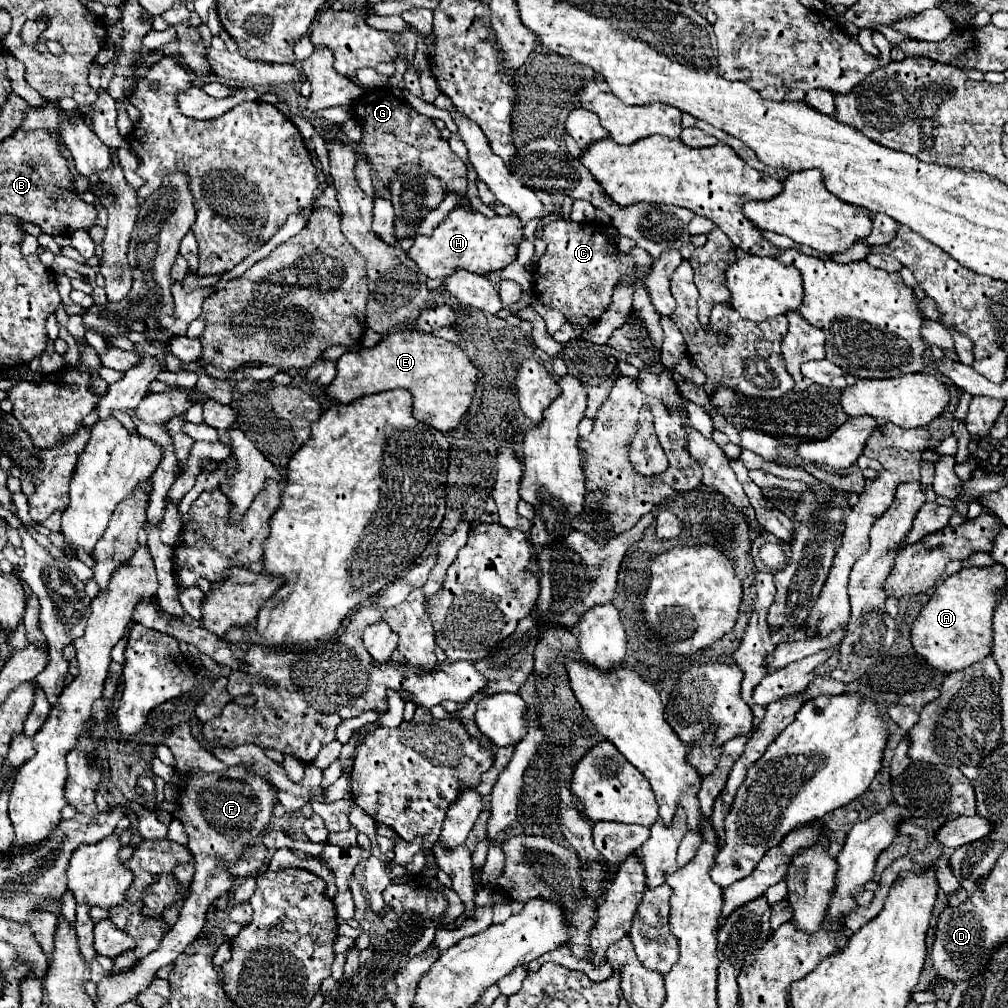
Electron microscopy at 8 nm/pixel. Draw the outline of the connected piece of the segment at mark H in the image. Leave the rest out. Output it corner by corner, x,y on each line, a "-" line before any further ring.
457,206
447,216
447,220
435,228
433,236
417,236
407,256
419,266
419,270
427,278
445,280
457,266
469,272
489,274
489,272
505,268
517,258
517,246
521,238
523,238
523,228
517,222
515,214
487,218
481,212
465,210

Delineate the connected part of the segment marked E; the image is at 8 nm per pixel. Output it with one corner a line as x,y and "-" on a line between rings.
393,332
373,348
349,350
337,360
337,376
327,388
333,406
345,406
361,396
405,388
413,396
413,418
435,430
451,430
469,410
475,394
477,368
453,342
425,332

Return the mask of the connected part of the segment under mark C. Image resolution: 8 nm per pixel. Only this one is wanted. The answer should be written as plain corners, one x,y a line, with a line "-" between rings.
557,220
545,226
537,238
547,244
547,250
537,262
537,274
533,274
533,294
549,308
561,310
567,322
589,324
599,320
599,316
611,304
617,278
625,274
633,262
629,262
629,258
625,258
625,262
617,262
617,258
609,258
605,254
603,226
597,222
579,224
573,220

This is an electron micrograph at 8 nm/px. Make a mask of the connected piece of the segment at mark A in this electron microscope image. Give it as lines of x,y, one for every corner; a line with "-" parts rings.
1001,564
989,568
961,568
945,578
911,626
915,652
939,672
957,672
979,662
991,652
991,620
1003,588
1007,588
1007,576

